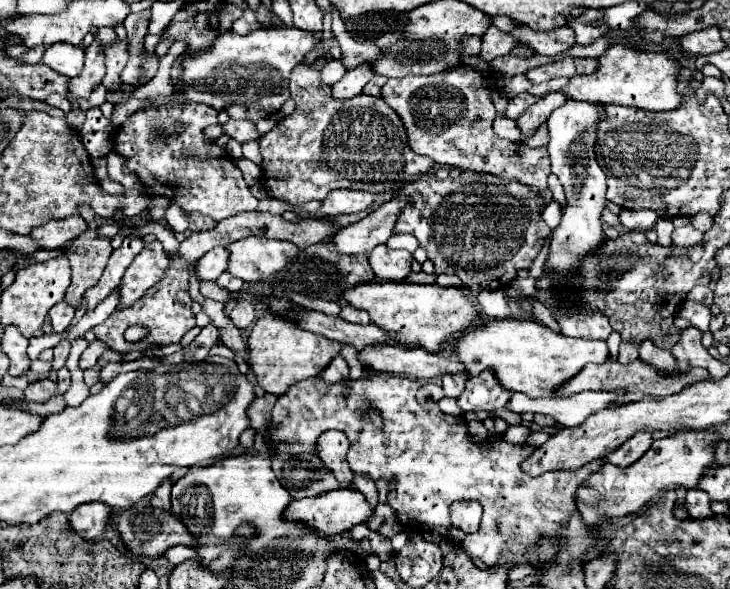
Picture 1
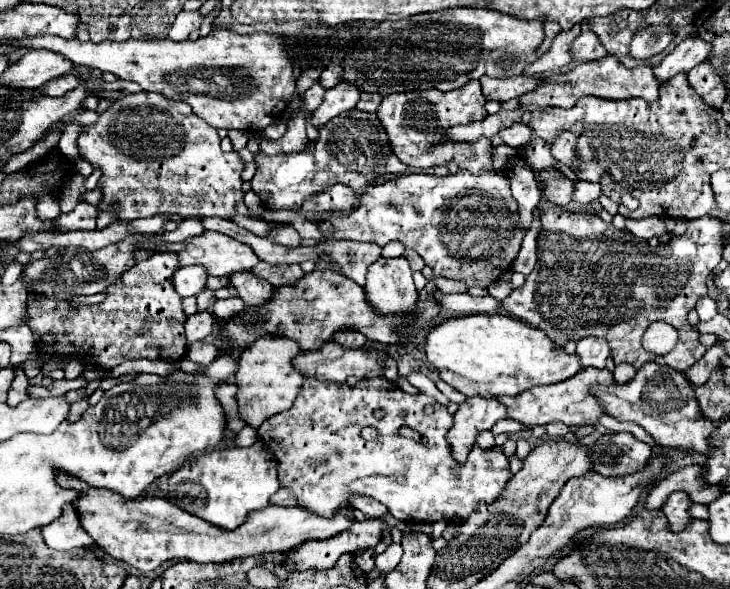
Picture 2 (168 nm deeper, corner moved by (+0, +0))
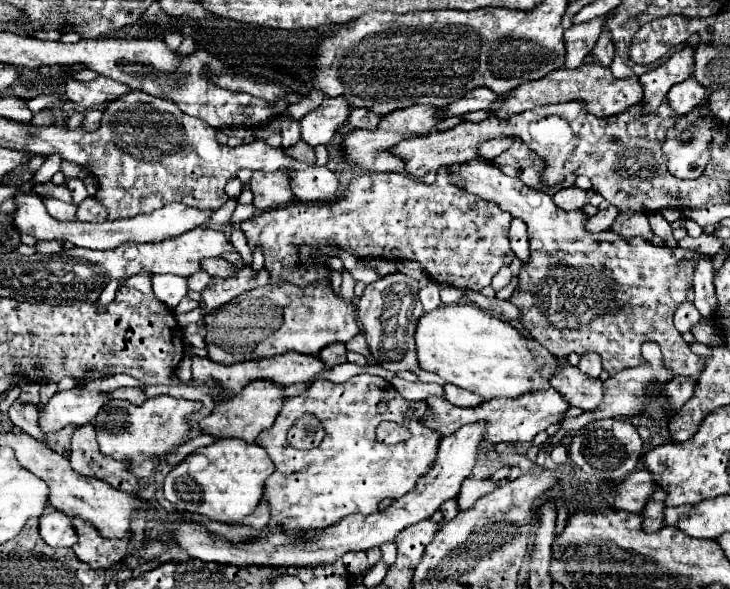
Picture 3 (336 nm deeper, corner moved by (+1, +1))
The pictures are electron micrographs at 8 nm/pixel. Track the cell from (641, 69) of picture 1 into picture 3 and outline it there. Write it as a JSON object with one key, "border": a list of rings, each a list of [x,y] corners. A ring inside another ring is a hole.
{"border":[[[585,62],[575,70],[555,70],[551,74],[547,74],[541,80],[533,80],[527,84],[521,84],[519,88],[511,90],[505,98],[503,98],[503,106],[499,110],[495,110],[497,118],[505,118],[509,114],[519,114],[523,110],[531,110],[535,106],[545,106],[545,104],[559,104],[559,102],[583,102],[587,112],[591,112],[593,116],[599,118],[609,118],[609,116],[617,116],[623,114],[627,108],[631,108],[633,104],[639,104],[639,100],[643,98],[643,88],[639,86],[637,78],[615,78],[611,74],[609,68],[597,64],[597,62]]]}

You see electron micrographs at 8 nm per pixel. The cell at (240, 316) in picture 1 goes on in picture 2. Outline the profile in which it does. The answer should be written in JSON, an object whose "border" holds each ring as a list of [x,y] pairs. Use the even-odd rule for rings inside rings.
{"border":[[[230,297],[230,299],[218,299],[212,307],[214,315],[218,319],[232,319],[244,309],[244,301],[240,297]]]}

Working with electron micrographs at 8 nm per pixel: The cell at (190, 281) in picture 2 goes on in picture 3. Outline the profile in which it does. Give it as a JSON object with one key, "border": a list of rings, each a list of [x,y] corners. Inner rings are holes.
{"border":[[[159,274],[159,276],[153,276],[151,288],[153,288],[155,298],[161,304],[165,304],[167,308],[175,308],[181,302],[181,298],[187,296],[187,278]]]}

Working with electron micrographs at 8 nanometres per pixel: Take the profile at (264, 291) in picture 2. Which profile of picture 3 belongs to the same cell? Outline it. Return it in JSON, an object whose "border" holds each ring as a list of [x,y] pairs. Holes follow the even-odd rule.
{"border":[[[223,258],[203,260],[203,270],[207,270],[207,274],[213,276],[213,278],[233,278],[237,274],[233,270],[233,266],[227,260],[223,260]]]}

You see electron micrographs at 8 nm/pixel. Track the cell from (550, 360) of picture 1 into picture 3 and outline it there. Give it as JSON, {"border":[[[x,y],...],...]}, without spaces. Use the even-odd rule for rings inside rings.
{"border":[[[473,304],[439,306],[425,312],[415,328],[415,350],[421,370],[433,372],[447,384],[455,384],[487,400],[547,390],[551,372],[565,364],[565,358],[551,356],[539,342],[523,338],[509,322]]]}

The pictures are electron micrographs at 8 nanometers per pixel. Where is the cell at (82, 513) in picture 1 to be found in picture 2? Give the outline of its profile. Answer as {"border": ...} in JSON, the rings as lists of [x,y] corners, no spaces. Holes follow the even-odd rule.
{"border":[[[72,503],[64,505],[60,519],[42,527],[42,535],[44,535],[46,545],[56,551],[70,551],[70,549],[94,545],[92,537],[84,531],[80,523],[80,515]]]}

